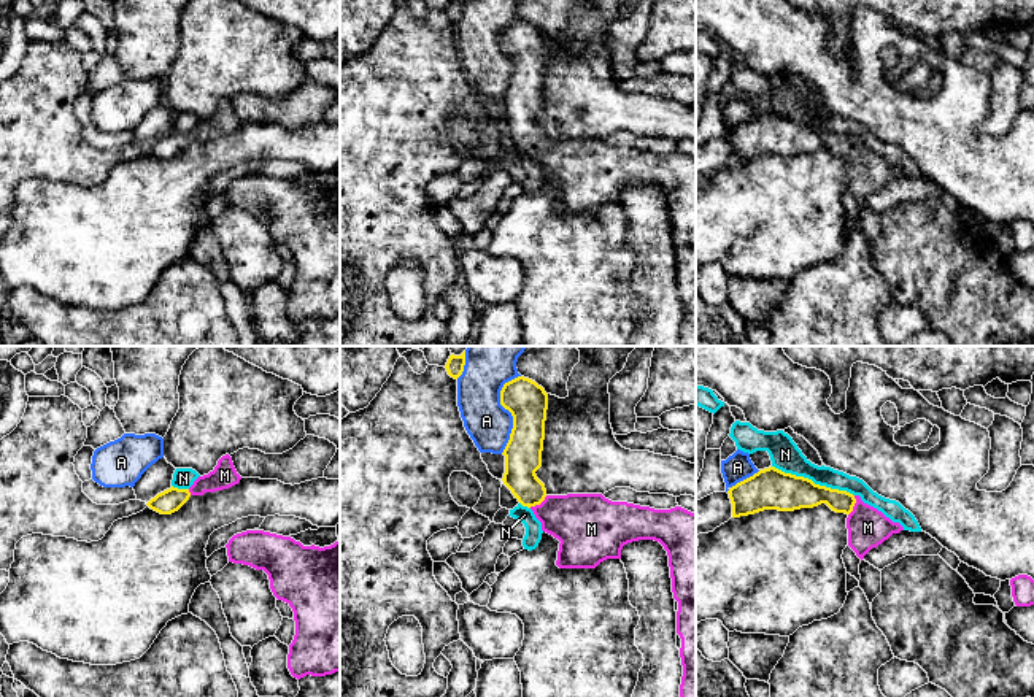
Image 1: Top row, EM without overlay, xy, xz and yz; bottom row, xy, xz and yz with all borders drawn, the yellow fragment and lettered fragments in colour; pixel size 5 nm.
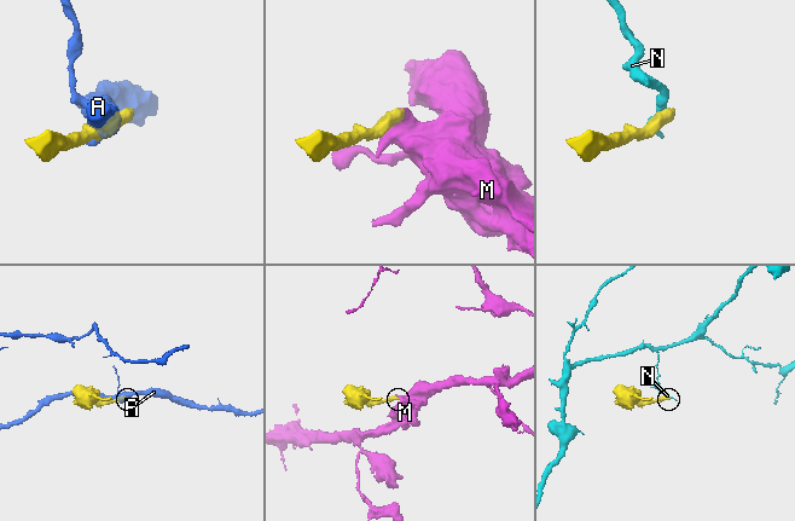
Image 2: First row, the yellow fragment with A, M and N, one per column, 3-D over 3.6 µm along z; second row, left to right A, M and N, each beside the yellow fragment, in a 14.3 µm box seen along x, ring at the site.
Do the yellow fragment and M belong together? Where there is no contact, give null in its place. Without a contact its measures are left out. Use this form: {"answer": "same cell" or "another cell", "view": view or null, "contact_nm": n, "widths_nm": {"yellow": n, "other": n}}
{"answer": "same cell", "view": "yz", "contact_nm": 110, "widths_nm": {"yellow": 140, "other": 200}}

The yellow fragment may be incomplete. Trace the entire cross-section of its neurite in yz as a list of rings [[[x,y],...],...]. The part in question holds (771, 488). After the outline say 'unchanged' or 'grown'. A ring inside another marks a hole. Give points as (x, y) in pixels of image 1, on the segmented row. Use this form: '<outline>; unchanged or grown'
[[[775,467],[759,470],[729,491],[732,518],[764,510],[794,511],[826,503],[835,513],[845,513],[848,546],[862,560],[864,556],[899,533],[904,527],[893,522],[877,508],[864,503],[859,495],[815,484],[812,479],[785,473]]]; grown

